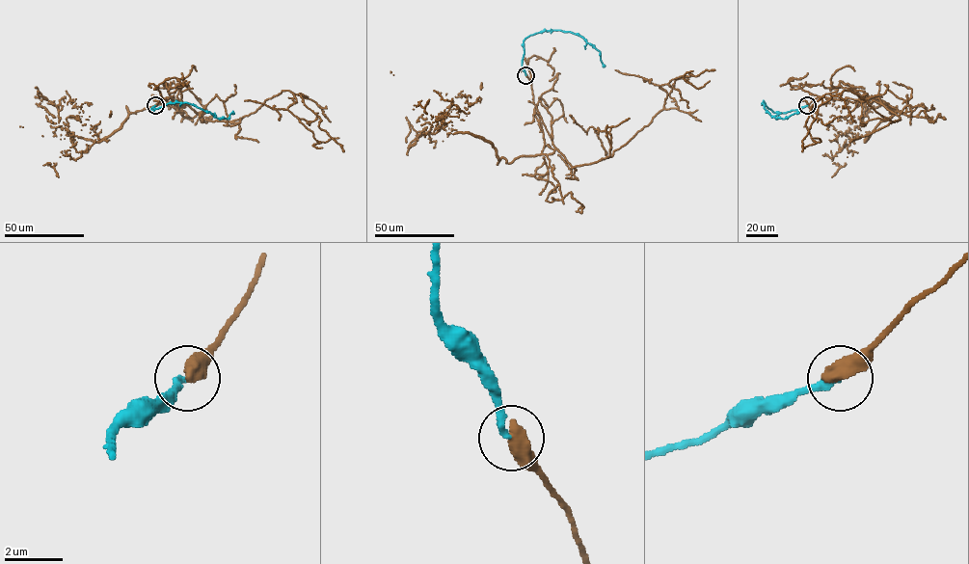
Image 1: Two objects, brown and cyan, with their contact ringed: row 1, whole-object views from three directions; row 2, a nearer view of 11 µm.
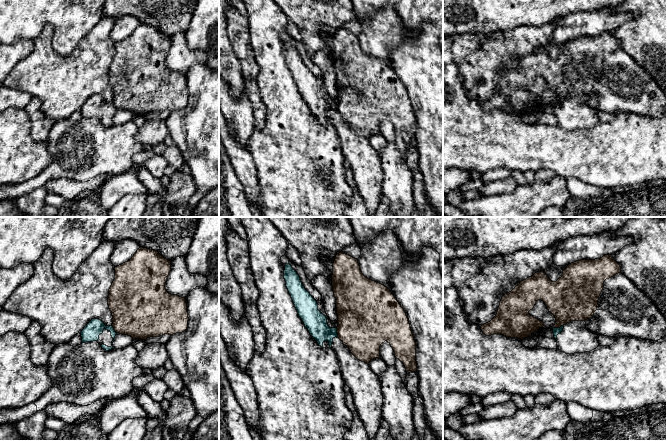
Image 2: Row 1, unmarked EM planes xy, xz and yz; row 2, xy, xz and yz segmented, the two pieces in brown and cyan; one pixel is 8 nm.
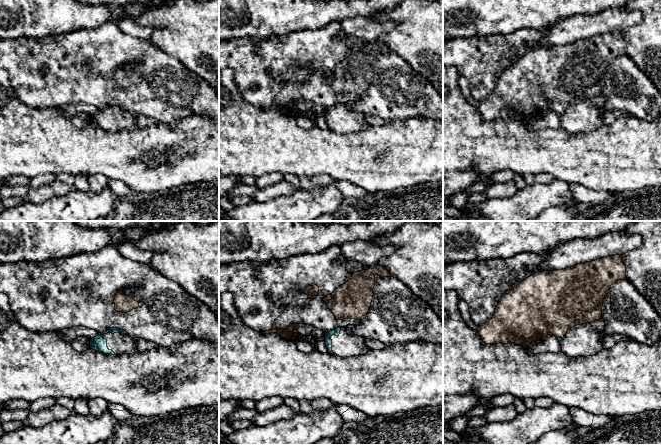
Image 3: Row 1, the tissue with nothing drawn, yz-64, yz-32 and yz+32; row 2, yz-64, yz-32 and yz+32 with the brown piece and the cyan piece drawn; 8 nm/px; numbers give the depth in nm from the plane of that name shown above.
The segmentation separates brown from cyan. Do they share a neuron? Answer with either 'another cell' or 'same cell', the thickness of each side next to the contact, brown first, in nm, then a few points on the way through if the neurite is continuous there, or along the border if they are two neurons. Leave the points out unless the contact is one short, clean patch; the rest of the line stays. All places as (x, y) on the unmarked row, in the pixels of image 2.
another cell; calibres 360 and 60 nm; border yz (563, 100), (552, 104)

